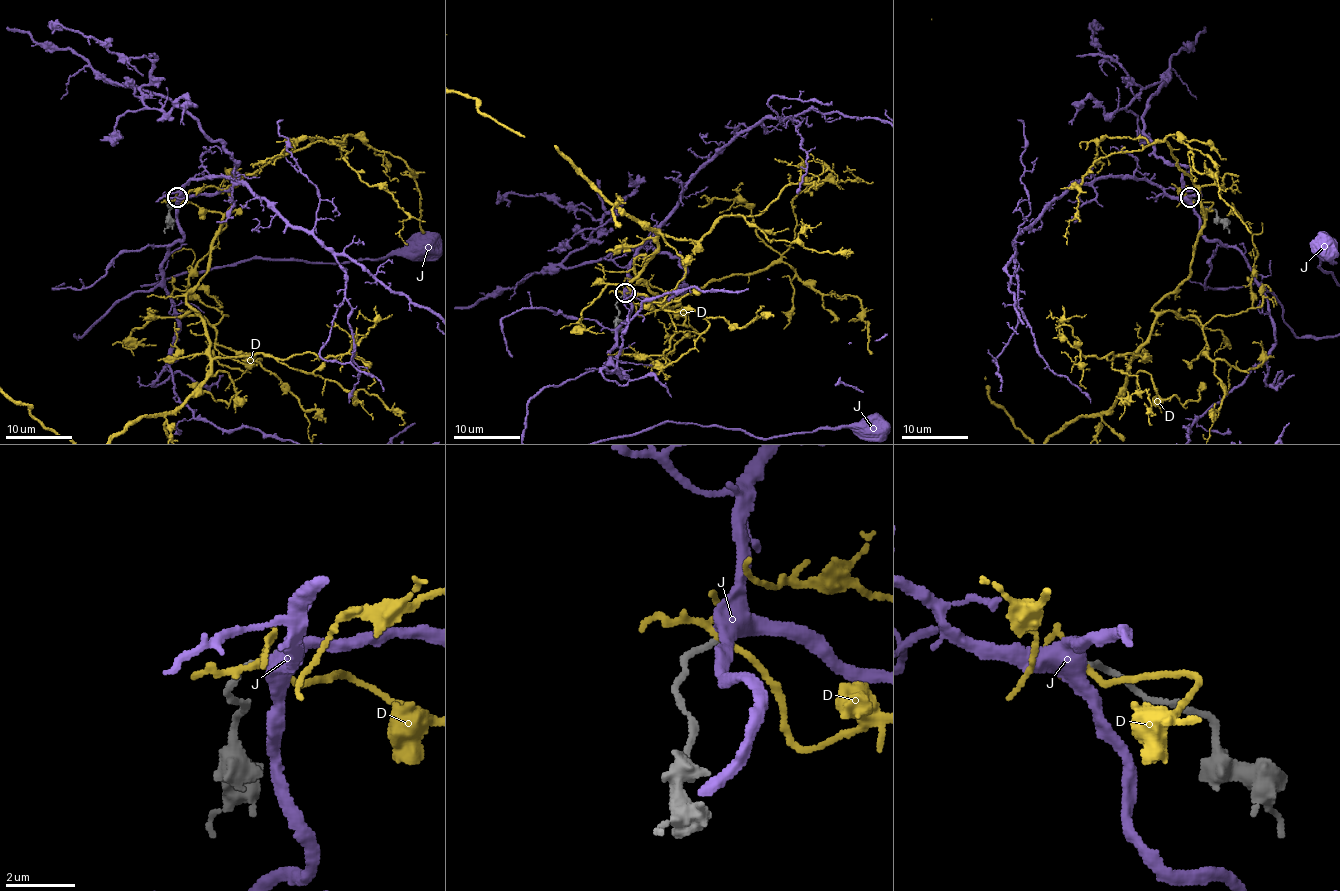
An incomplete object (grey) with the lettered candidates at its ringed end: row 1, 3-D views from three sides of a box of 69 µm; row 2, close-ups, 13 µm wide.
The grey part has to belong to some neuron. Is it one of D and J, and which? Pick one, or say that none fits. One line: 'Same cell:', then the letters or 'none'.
Same cell: none

